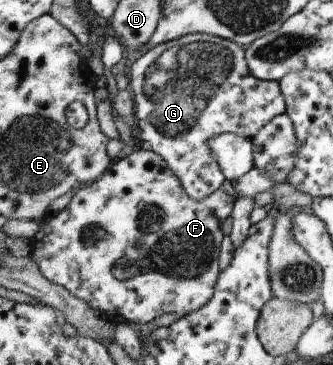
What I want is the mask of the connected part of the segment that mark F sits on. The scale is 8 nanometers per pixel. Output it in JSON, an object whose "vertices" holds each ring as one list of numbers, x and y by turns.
{"vertices":[[136,146,132,150,123,154,114,164,96,181,88,185,83,185,72,197,68,205,60,212,51,215,41,223,40,231,35,237,32,248,33,258,39,265,43,275,50,282,60,286,65,286,73,295,80,297,89,303,91,307,98,309,106,317,113,321,129,323,143,323,150,325,162,315,178,313,187,315,194,311,199,311,211,301,213,294,216,293,216,285,220,279,221,269,219,269,219,255,221,255,221,241,223,229,221,223,223,219,231,216,234,210,235,199,229,192,223,189,208,195,205,199,193,199,184,188,184,184,177,177,176,172,169,167,169,164,157,152,141,149]]}

